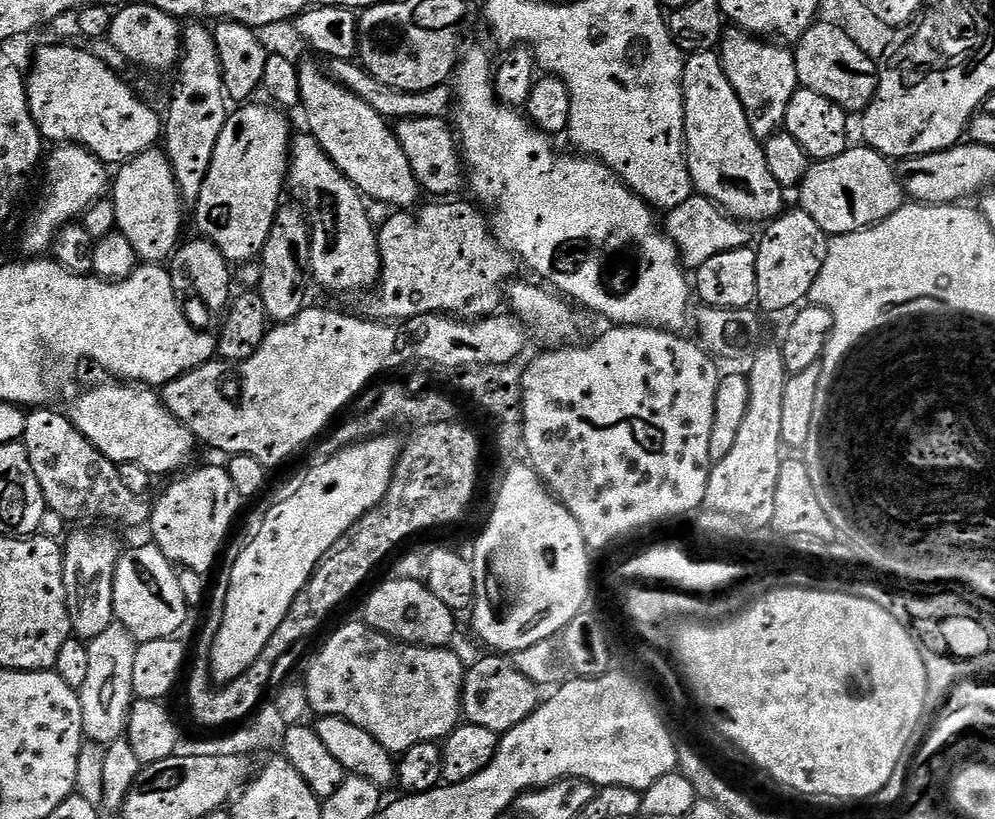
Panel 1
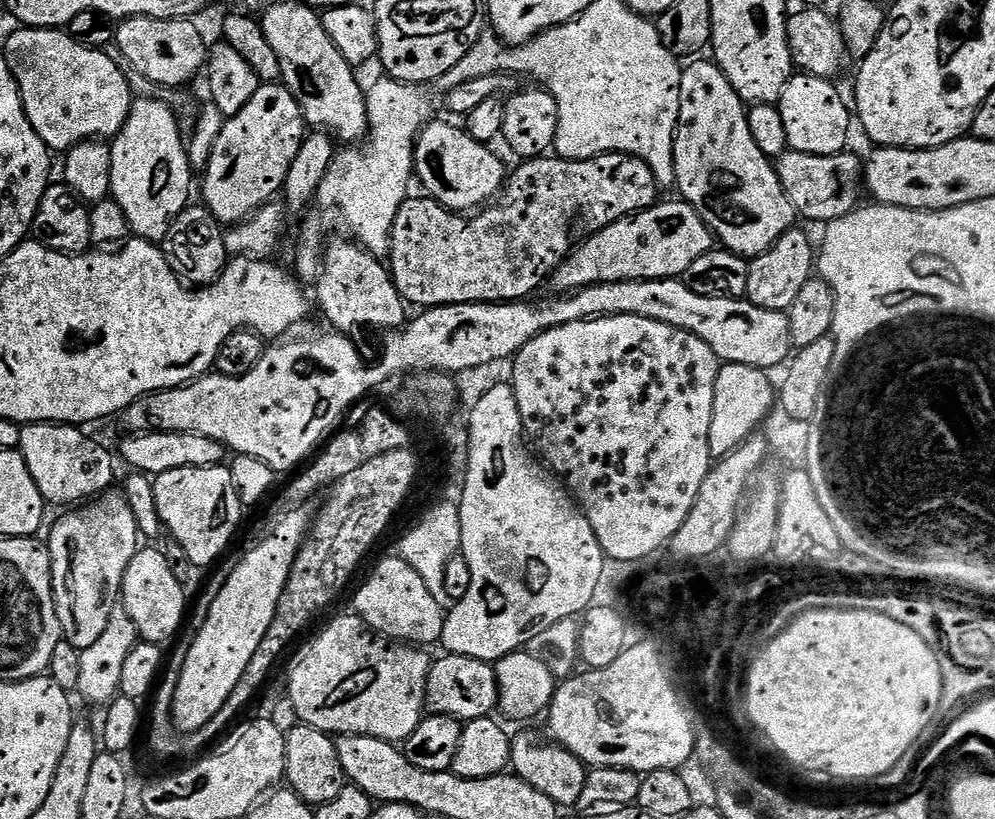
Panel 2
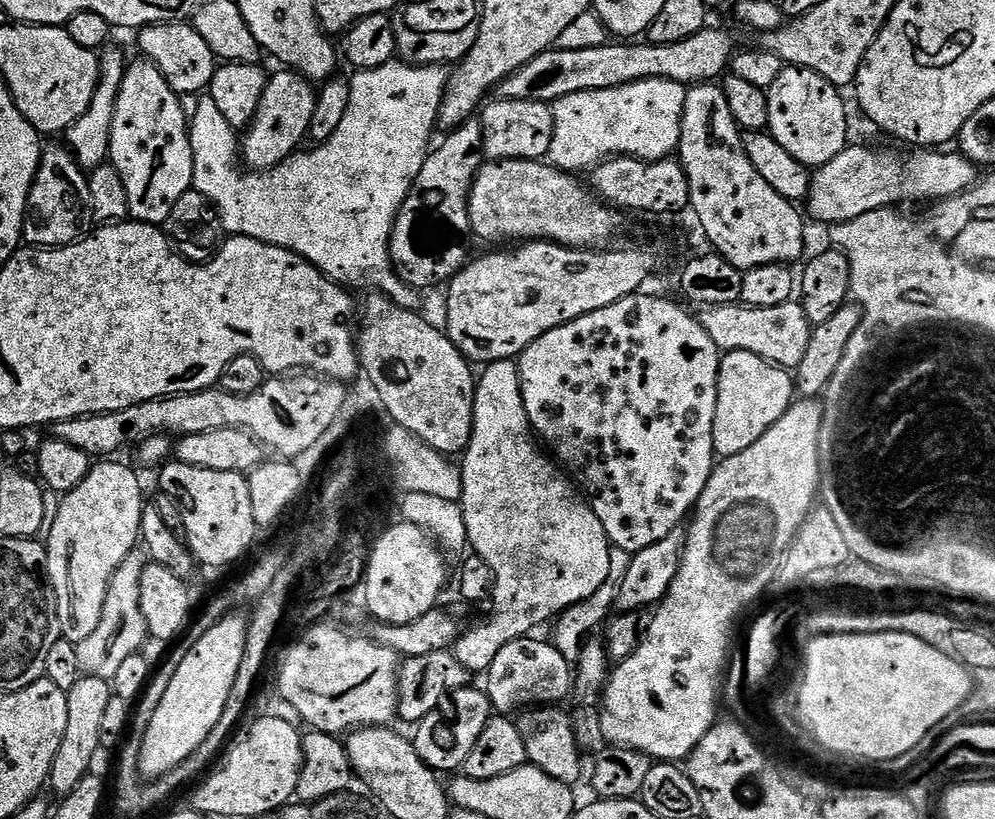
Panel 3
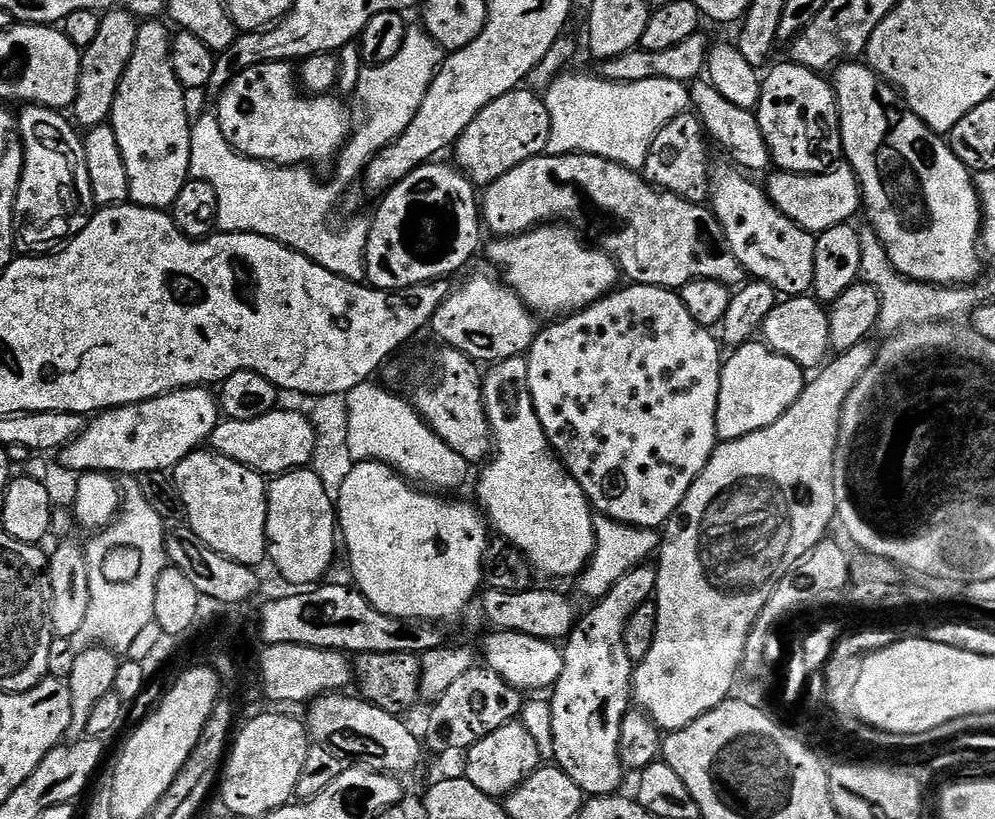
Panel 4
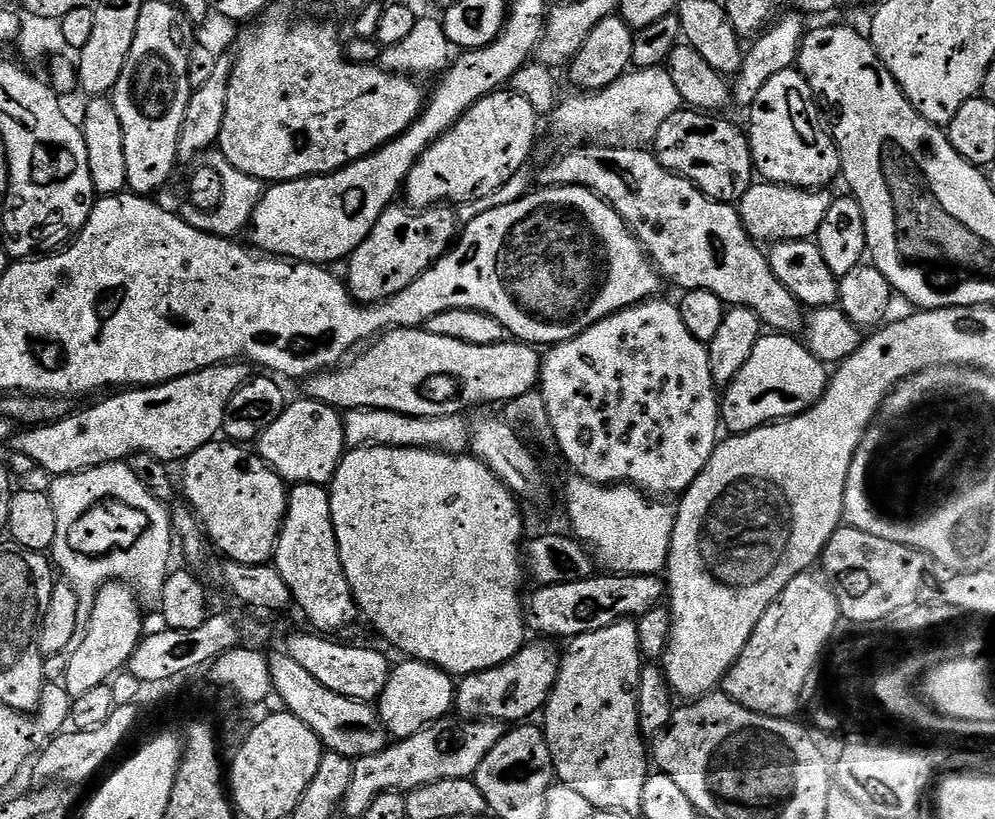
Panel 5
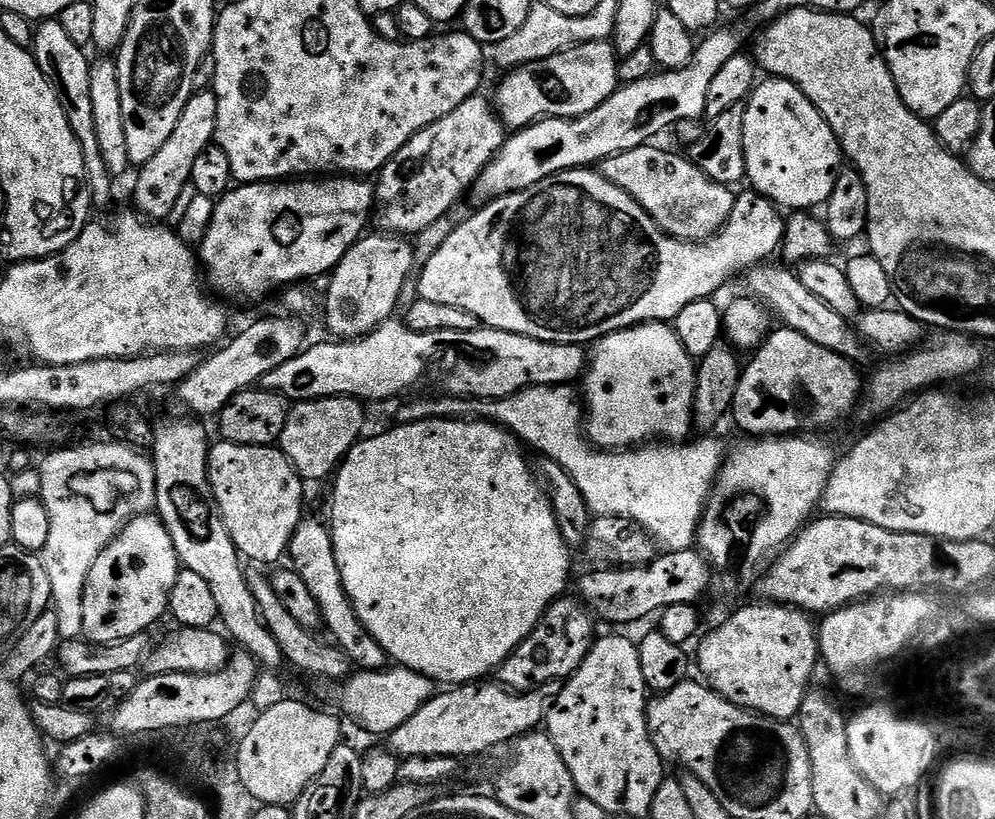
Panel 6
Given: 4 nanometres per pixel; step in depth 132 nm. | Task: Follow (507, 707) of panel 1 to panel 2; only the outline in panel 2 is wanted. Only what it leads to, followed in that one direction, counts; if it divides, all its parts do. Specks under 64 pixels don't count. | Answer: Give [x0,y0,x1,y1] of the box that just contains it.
[426,654,502,722]

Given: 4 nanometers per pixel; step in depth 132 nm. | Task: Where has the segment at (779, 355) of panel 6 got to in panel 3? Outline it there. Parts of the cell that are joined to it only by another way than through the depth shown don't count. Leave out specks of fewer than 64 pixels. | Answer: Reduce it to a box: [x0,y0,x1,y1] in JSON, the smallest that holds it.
[714,350,794,458]

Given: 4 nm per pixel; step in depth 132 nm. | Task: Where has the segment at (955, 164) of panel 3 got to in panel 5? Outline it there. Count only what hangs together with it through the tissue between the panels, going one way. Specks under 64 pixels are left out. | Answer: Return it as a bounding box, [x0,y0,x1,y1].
[738,182,834,242]

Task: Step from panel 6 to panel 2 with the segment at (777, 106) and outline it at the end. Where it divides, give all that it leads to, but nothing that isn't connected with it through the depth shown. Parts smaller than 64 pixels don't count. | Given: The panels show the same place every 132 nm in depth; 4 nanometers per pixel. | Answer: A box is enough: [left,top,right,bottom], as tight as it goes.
[779,74,853,156]

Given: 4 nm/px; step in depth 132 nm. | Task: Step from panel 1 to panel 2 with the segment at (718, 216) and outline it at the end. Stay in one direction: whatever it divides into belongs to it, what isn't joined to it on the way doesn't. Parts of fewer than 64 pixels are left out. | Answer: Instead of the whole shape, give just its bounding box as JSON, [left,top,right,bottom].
[554,198,714,290]

